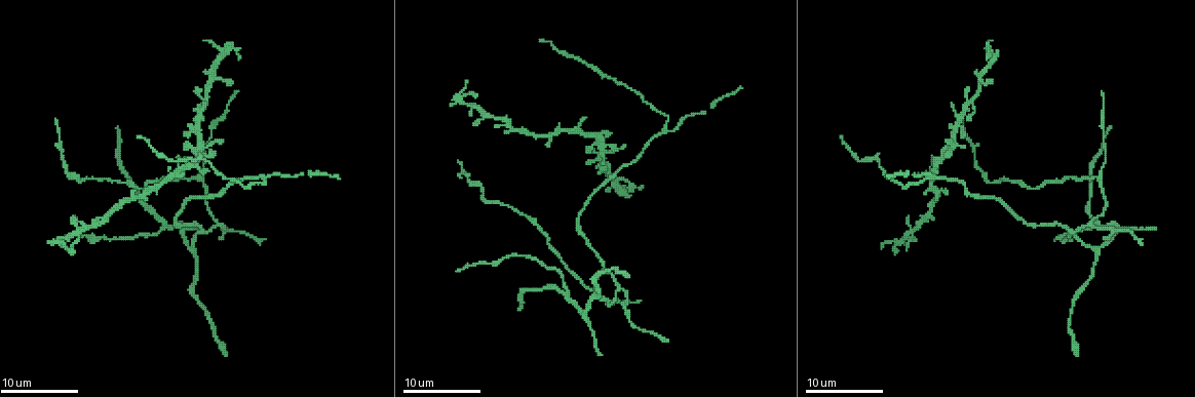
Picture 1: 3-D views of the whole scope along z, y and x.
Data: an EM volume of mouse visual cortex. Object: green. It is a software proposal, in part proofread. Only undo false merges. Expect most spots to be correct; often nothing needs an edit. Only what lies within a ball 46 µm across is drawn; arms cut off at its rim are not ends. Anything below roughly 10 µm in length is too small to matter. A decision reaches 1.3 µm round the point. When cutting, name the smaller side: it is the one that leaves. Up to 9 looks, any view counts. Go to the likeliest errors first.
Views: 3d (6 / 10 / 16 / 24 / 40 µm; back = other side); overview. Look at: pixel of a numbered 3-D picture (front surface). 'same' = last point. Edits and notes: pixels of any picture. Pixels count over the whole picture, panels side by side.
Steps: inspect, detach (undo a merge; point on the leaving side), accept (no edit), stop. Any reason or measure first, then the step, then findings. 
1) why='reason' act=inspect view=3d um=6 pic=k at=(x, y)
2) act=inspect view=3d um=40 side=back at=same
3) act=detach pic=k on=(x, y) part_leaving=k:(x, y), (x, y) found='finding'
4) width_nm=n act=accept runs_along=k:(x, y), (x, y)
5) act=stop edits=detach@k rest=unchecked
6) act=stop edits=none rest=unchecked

why='three-way junction' act=inspect view=3d um=10 pic=1 at=(1098, 248)

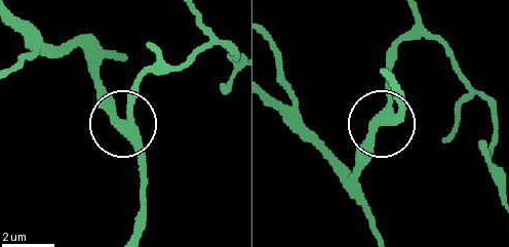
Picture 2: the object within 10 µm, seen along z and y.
act=accept runs_along=2:(414, 13), (380, 124), (404, 107) found='continuous, no second neuron'

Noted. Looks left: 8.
act=inspect view=3d um=10 pic=1 at=(264, 175)

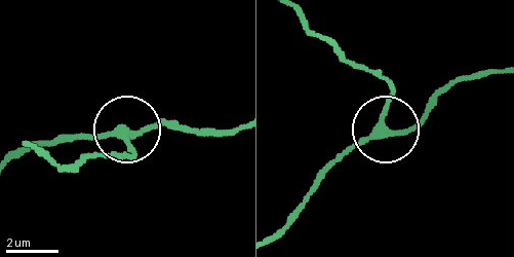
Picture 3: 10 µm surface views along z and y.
why='from behind' act=inspect view=3d um=10 side=back pic=3 at=(125, 130)

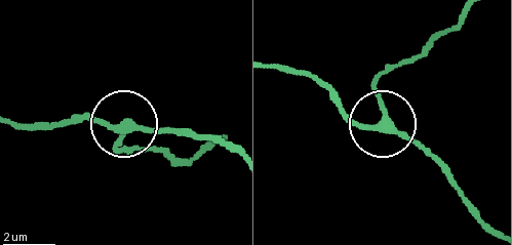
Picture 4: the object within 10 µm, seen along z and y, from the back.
width_nm=260 act=accept found='all the same neuron'

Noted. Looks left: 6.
why='two arms in line, one across' act=inspect view=3d um=10 pic=1 at=(1096, 224)

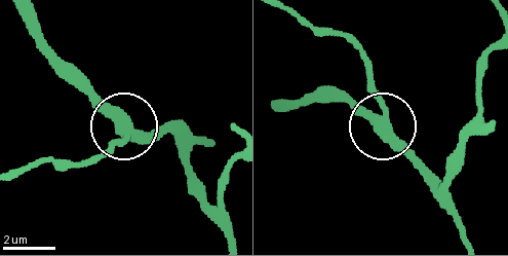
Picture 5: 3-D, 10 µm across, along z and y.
side_arm_um=16 act=accept runs_along=5:(236, 158), (212, 205), (172, 134), (130, 130), (86, 87) found='one neuron here'

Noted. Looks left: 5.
why='two arms in line, one across' act=inspect view=3d um=10 pic=1 at=(942, 157)

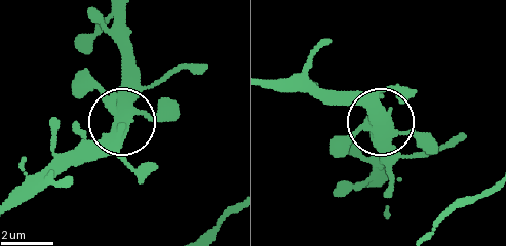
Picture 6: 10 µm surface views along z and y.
why='closer look' act=inspect view=3d um=6 pic=6 at=(118, 117)

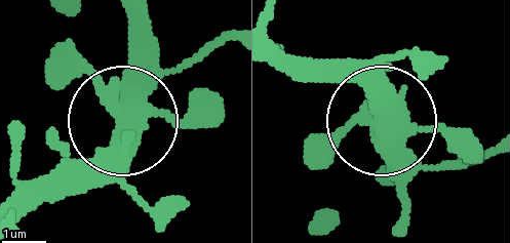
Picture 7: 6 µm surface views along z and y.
act=accept found='continuous, no second neuron'

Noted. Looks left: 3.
act=stop edits=none rest=unchecked

